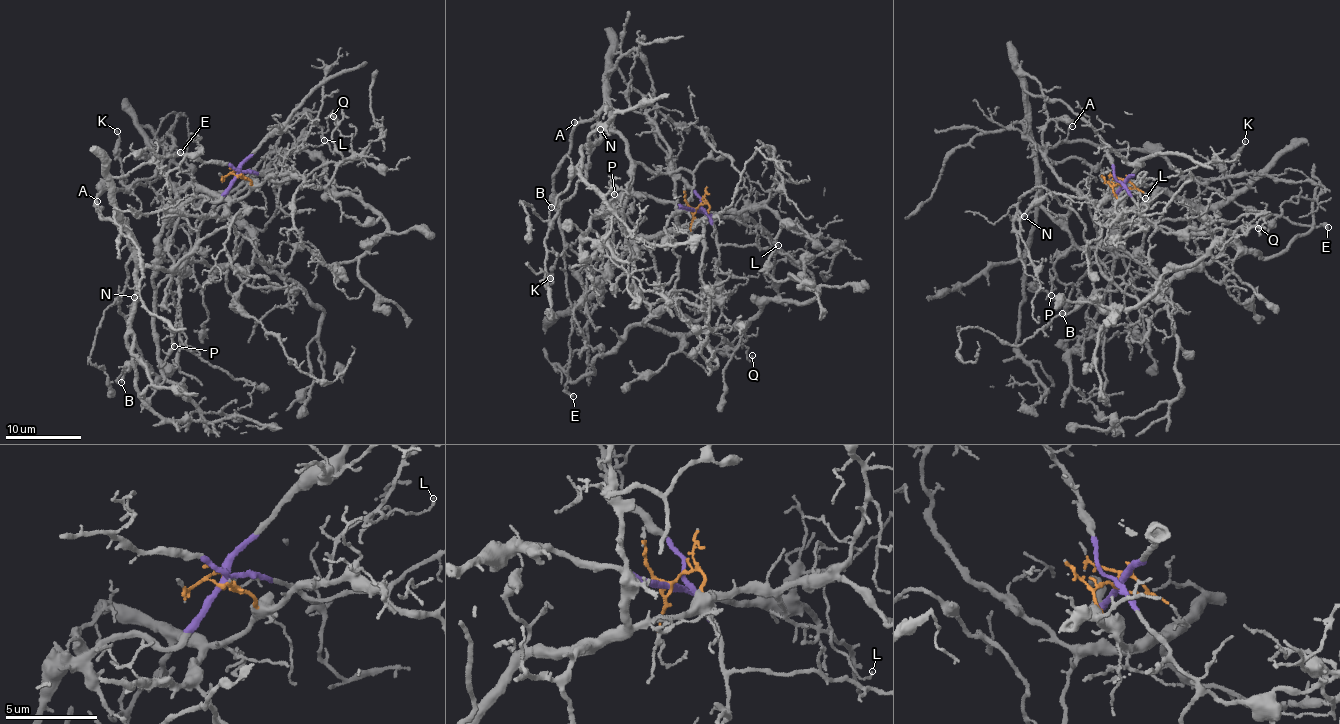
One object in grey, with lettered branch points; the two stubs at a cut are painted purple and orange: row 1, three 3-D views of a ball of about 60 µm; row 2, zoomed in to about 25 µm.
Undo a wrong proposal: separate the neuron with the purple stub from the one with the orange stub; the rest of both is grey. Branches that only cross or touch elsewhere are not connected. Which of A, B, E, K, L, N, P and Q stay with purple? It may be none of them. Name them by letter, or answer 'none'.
A, B, E, K, N, P

